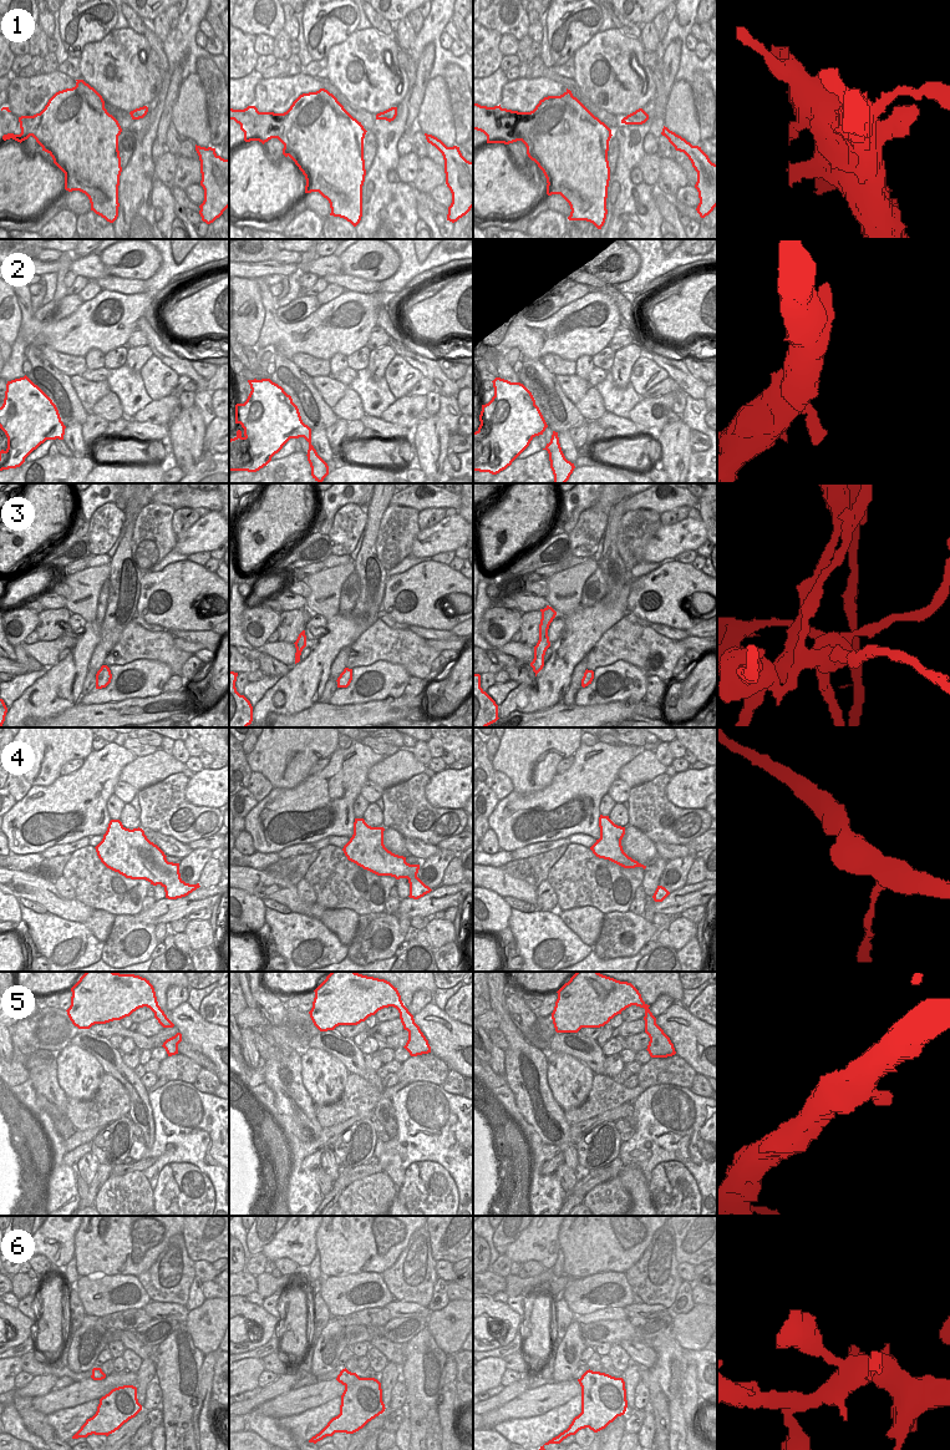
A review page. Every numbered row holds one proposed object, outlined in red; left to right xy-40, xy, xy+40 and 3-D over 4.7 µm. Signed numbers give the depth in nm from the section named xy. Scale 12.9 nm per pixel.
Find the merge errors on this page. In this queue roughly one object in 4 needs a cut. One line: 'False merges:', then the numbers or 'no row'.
False merges: 3

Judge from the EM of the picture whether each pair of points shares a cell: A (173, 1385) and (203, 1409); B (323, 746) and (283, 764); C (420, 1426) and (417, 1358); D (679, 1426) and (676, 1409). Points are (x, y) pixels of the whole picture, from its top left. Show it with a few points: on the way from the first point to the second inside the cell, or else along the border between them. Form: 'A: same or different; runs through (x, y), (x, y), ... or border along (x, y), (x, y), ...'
A: different; border along (197, 1403), (192, 1420)
B: same; runs through (313, 746), (306, 746), (293, 760)
C: same; runs through (418, 1409), (418, 1375)
D: same; runs through (677, 1423), (676, 1413)

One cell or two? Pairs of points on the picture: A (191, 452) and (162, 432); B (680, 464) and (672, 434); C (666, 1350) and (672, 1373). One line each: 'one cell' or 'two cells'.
A: two cells
B: one cell
C: one cell

